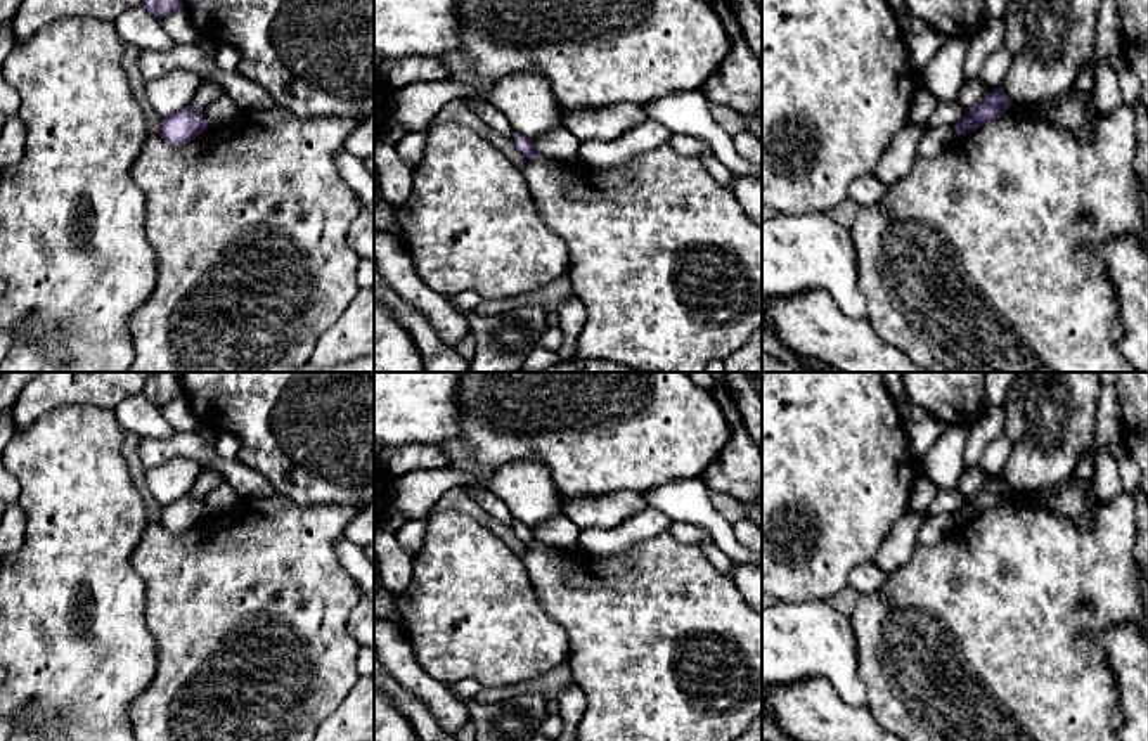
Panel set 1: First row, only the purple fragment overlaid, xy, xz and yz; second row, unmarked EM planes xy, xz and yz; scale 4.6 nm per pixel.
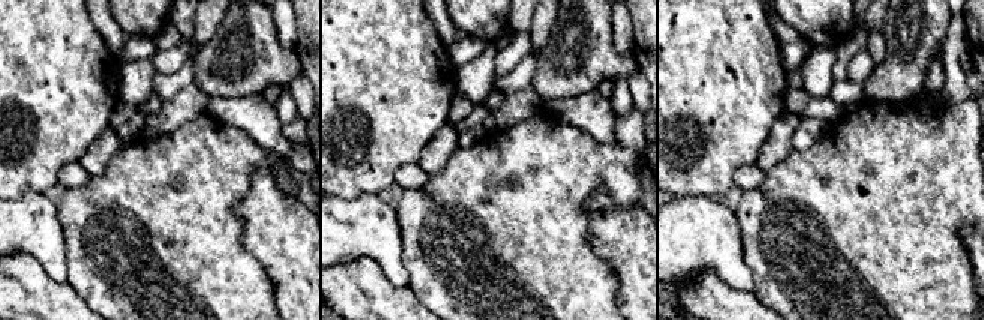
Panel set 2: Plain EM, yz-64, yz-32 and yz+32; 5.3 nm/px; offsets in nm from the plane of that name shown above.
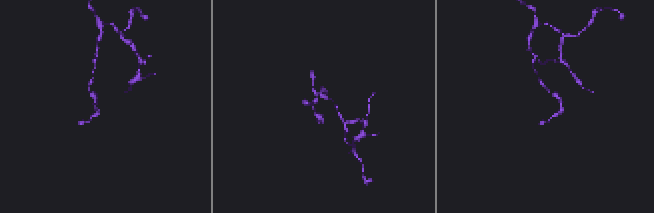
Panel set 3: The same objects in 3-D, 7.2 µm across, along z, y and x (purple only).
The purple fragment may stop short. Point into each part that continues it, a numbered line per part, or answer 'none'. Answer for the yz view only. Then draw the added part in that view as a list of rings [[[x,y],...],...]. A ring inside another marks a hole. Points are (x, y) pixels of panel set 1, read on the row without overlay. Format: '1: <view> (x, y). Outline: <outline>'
none

